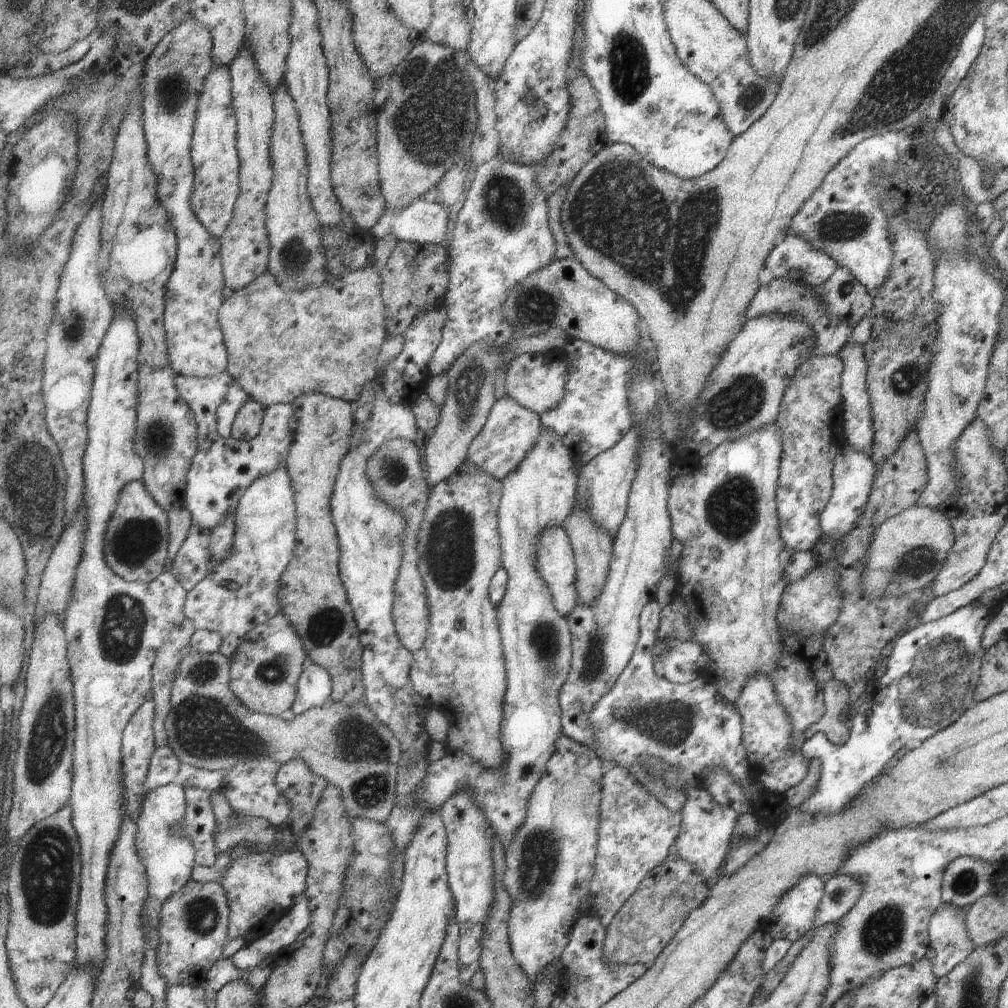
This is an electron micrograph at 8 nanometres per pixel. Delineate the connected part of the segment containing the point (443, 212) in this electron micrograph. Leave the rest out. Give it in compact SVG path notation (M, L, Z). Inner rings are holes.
M424 197L417 198L401 210L393 210L393 208L388 207L385 214L383 214L383 218L373 226L370 234L376 240L381 240L381 238L385 238L390 234L394 235L398 241L420 243L427 246L433 244L438 248L450 249L452 240L449 236L450 233L447 232L449 215L449 209L445 208L441 203L437 201L431 202Z

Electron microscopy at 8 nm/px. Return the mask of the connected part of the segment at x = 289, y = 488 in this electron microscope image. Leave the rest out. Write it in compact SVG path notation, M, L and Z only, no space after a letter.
M288 464L277 468L275 472L257 478L245 492L237 510L235 524L235 546L229 552L229 558L216 563L207 576L192 592L188 592L185 607L186 619L194 622L198 629L219 632L223 636L221 654L231 658L238 651L243 640L255 628L270 622L282 613L279 600L279 578L291 563L297 546L298 520L294 485L289 473Z

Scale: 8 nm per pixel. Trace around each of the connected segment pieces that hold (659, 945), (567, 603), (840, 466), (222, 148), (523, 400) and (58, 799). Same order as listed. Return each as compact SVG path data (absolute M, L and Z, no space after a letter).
M673 859L655 868L655 871L639 884L638 892L631 896L607 928L603 960L609 966L655 963L663 954L663 950L675 940L691 912L706 899L709 891L710 888L703 884L699 874L693 870L693 864L687 860Z
M562 526L545 528L545 532L539 538L541 538L541 546L539 546L539 552L537 552L537 562L535 562L537 572L547 582L549 592L553 596L555 608L566 618L571 612L575 611L577 604L580 602L576 587L577 567L573 545L571 545L570 537Z
M847 442L840 447L839 452L833 458L832 480L833 488L829 502L827 502L823 512L819 516L820 533L831 536L831 541L837 542L837 538L845 536L859 520L861 512L867 502L867 496L871 492L871 482L873 482L873 470L875 467L871 462L870 454L855 452Z
M214 66L211 76L207 78L197 110L191 160L195 178L191 208L213 236L223 237L234 220L234 211L241 196L242 165L238 152L238 120L235 117L230 66Z
M527 353L514 358L510 363L505 386L512 400L541 415L561 404L561 400L565 398L567 380L569 380L569 366L566 360L559 358L553 360L543 353Z
M47 611L36 626L26 671L25 698L19 715L19 747L13 767L13 810L9 836L17 844L35 824L55 814L72 800L76 745L76 698L67 662L67 638L60 618Z

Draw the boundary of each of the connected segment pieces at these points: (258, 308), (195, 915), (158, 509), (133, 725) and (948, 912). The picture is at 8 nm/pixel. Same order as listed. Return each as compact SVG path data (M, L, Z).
M365 266L332 278L323 286L285 290L271 272L265 272L246 288L223 302L220 323L229 354L228 372L261 405L293 403L305 392L321 392L354 404L367 384L379 376L378 357L387 340L386 305L382 270Z
M189 880L183 888L169 896L163 902L159 914L159 947L157 950L157 964L161 976L167 980L168 986L191 985L202 986L207 980L209 972L220 959L224 959L223 952L228 943L228 929L230 928L230 905L226 889L218 882L195 882Z
M143 480L129 482L118 500L108 538L106 539L106 561L125 580L131 582L153 582L166 572L170 547L170 517Z
M151 699L144 703L142 708L139 708L138 712L135 712L131 723L127 726L126 731L124 731L122 765L124 784L126 785L127 792L127 812L129 812L129 816L135 820L135 823L137 823L142 816L141 808L143 808L143 800L146 800L145 780L147 780L151 760L157 748L155 744L154 723L155 704Z
M942 903L929 920L928 948L935 952L930 961L931 974L935 980L951 972L974 948L965 932L963 918L958 907Z

